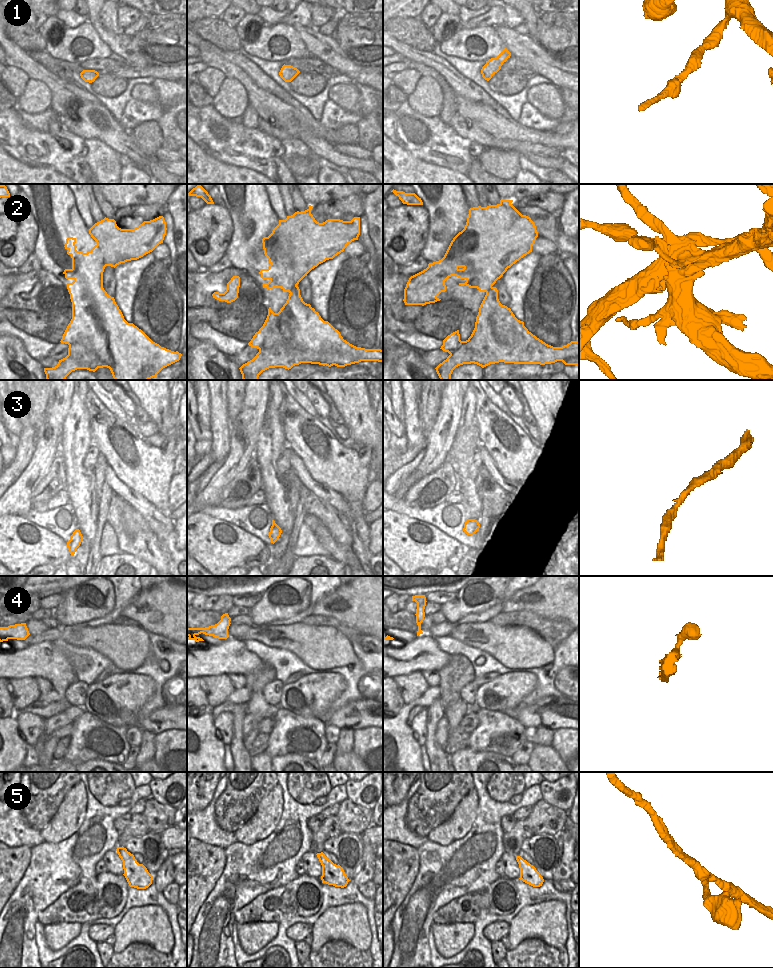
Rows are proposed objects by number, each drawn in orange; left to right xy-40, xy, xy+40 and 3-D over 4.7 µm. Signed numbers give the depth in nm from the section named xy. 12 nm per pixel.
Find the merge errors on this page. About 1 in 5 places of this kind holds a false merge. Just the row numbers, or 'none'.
2

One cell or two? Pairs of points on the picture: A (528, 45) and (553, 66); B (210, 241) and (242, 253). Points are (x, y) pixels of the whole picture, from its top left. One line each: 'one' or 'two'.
A: one
B: two

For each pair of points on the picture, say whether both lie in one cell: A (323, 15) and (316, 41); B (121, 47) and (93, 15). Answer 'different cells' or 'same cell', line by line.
A: different cells
B: same cell

